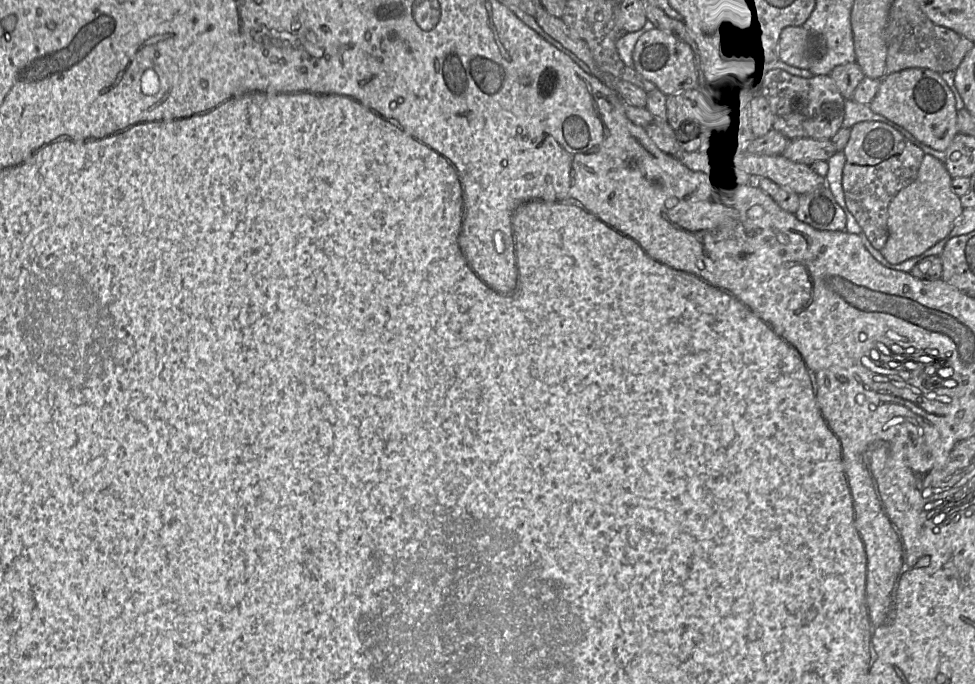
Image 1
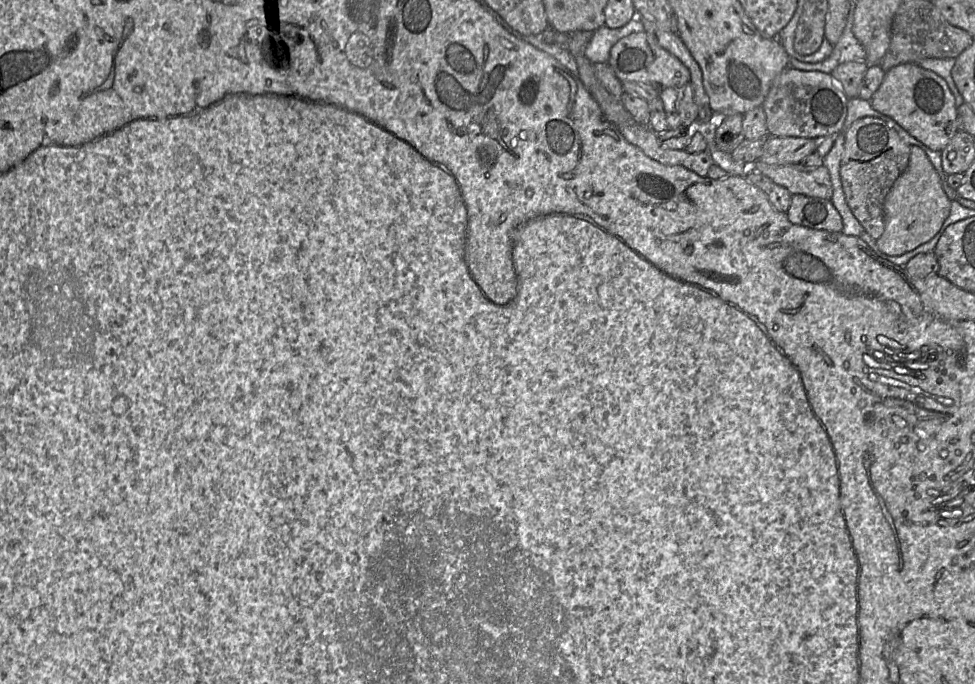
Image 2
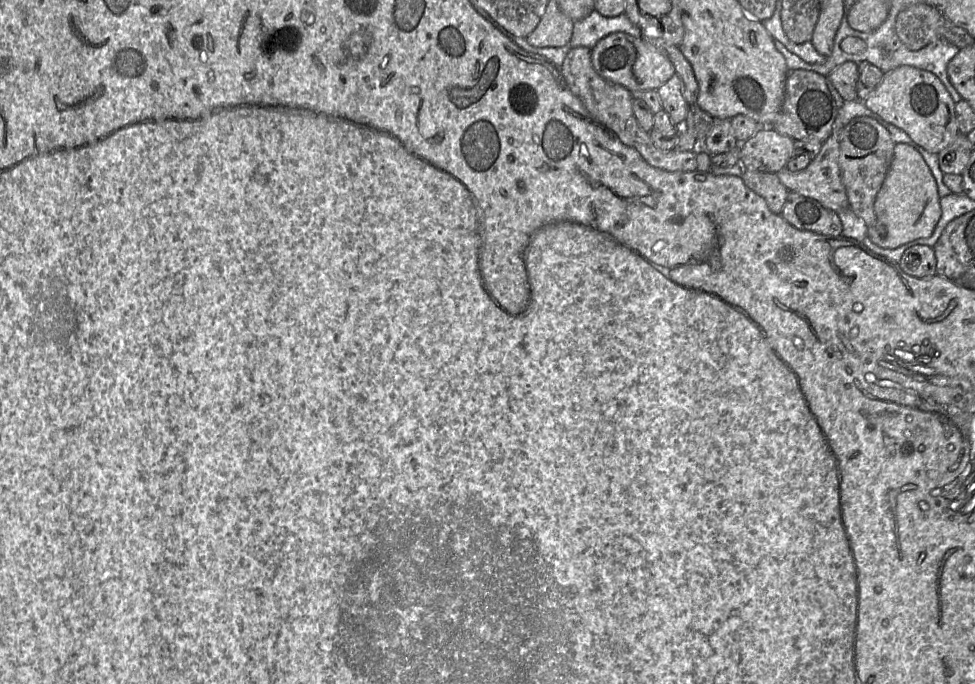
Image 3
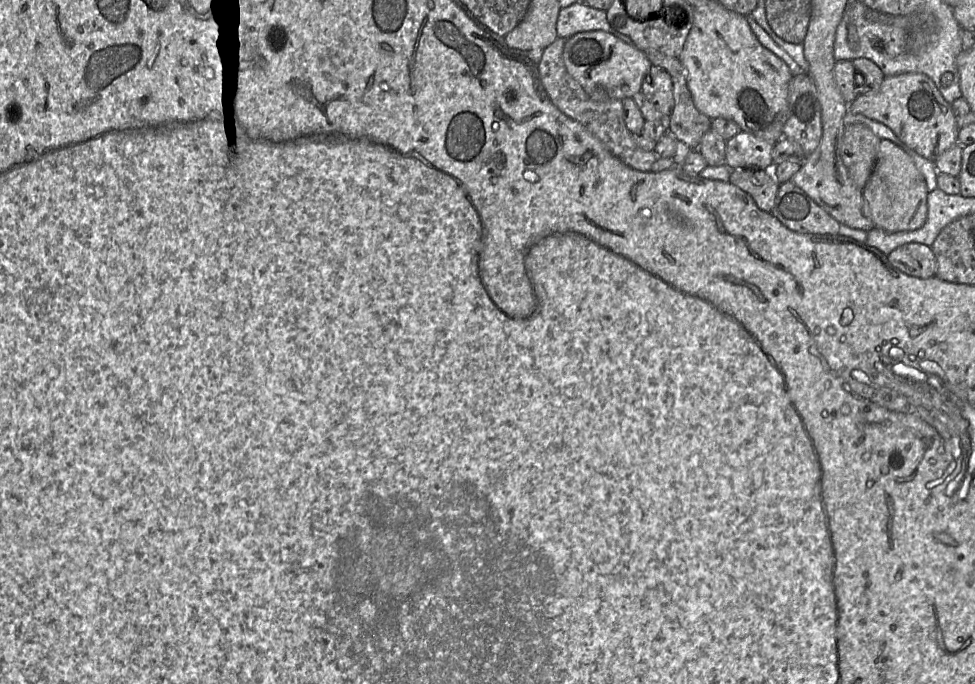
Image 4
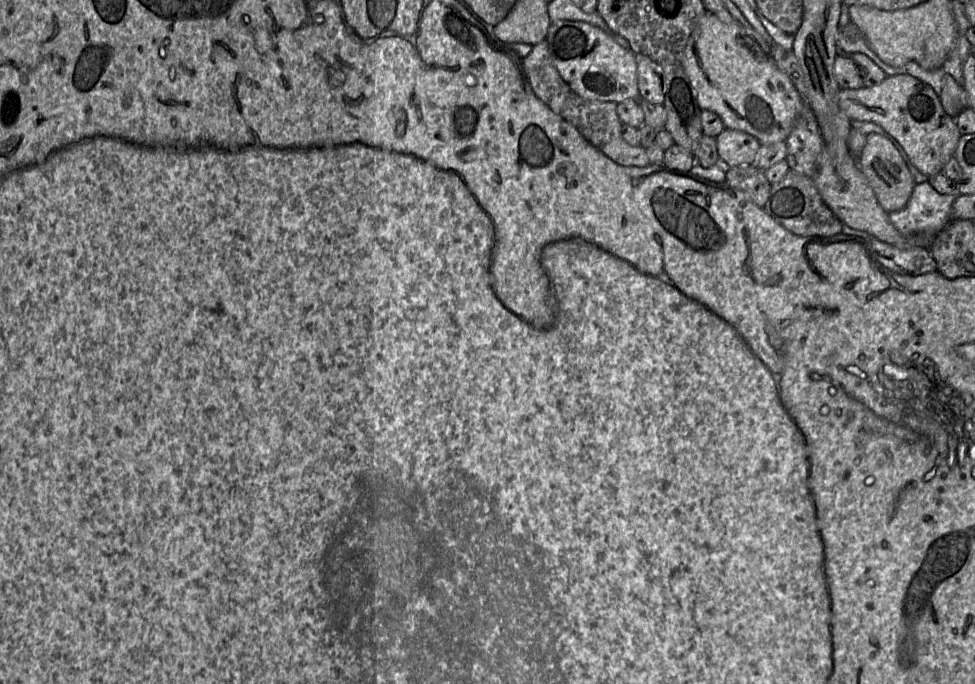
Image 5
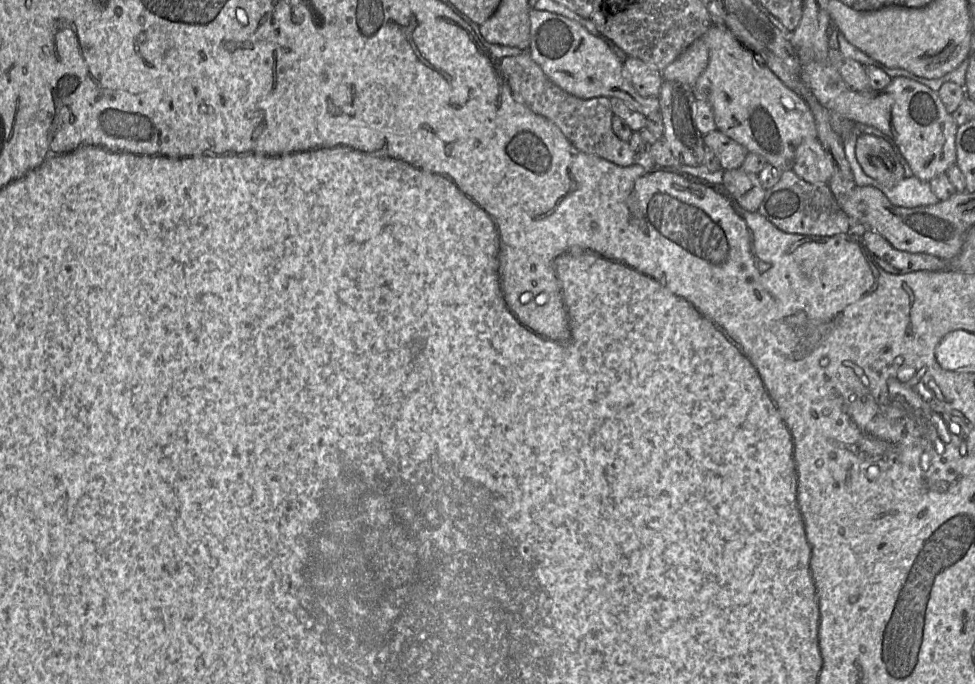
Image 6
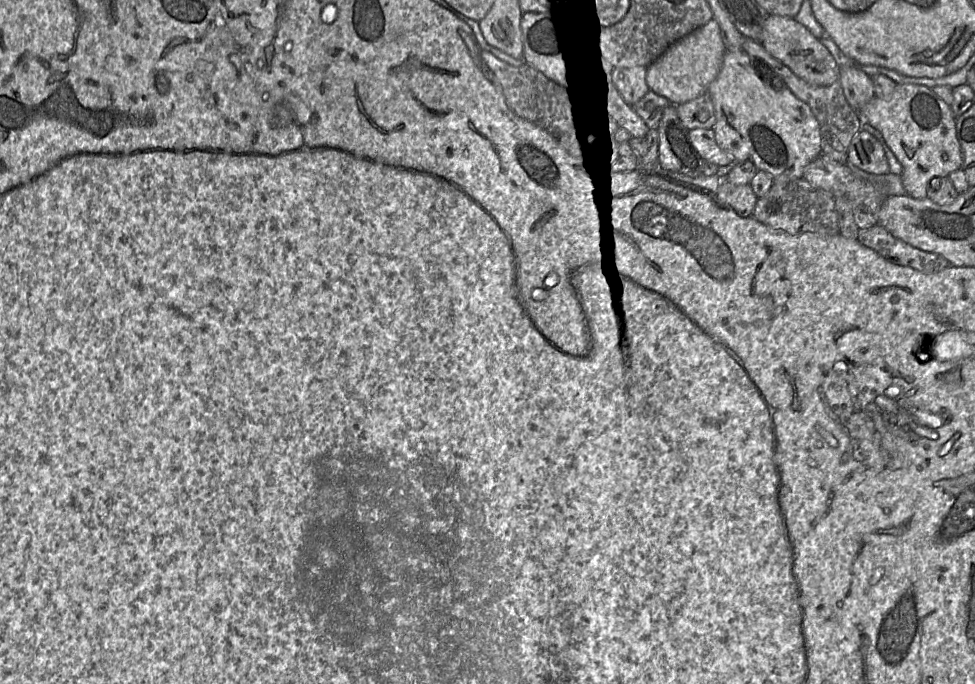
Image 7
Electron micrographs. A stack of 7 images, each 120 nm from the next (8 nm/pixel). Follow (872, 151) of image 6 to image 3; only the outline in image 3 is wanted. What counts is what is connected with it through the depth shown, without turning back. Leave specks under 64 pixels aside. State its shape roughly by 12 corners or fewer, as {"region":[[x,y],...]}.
{"region":[[896,143],[867,236],[886,249],[930,237],[936,180],[913,146]]}

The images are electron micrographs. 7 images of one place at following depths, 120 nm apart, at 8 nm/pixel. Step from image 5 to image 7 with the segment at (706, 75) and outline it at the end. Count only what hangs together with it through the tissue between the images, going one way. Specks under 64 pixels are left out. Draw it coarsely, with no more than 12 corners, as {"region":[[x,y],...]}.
{"region":[[725,52],[707,88],[735,163],[803,178],[820,126],[756,57]]}

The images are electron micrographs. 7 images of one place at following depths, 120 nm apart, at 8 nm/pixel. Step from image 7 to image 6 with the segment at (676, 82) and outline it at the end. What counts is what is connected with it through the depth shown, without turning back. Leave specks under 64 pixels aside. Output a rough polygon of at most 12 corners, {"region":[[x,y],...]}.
{"region":[[698,38],[661,71],[662,78],[693,87],[707,67]]}

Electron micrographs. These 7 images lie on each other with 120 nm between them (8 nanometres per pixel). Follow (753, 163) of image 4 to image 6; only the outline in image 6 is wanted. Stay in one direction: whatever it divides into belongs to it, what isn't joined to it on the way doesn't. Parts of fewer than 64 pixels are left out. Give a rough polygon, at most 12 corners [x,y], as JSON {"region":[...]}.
{"region":[[717,129],[703,135],[723,171],[740,168],[744,146]]}

